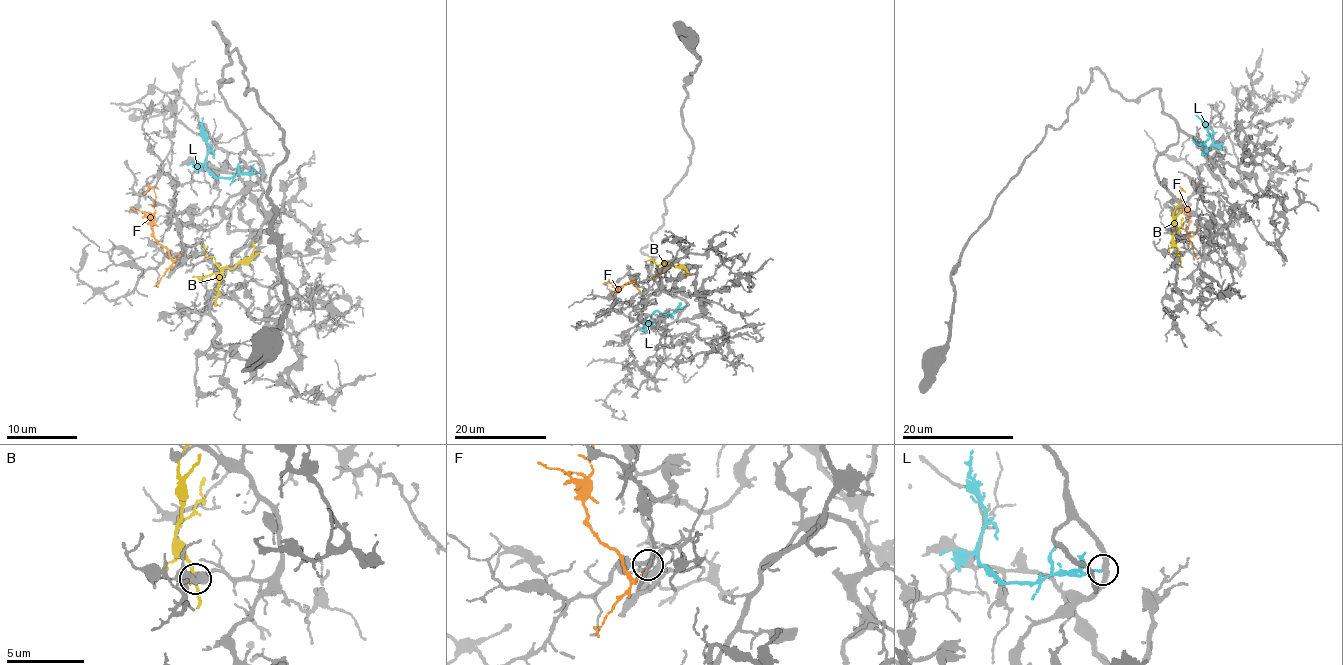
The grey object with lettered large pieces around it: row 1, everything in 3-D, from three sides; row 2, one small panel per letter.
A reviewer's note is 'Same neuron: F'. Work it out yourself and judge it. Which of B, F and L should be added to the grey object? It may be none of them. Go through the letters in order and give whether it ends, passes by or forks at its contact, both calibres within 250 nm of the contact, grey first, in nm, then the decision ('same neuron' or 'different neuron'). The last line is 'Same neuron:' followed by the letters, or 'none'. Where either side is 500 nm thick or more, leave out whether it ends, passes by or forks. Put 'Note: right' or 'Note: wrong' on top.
Note: right
B: it forks; calibres 360 and 180 nm; different neuron
F: it ends; calibres 280 and 160 nm; same neuron
L: it ends; calibres 320 and 130 nm; different neuron
Same neuron: F

